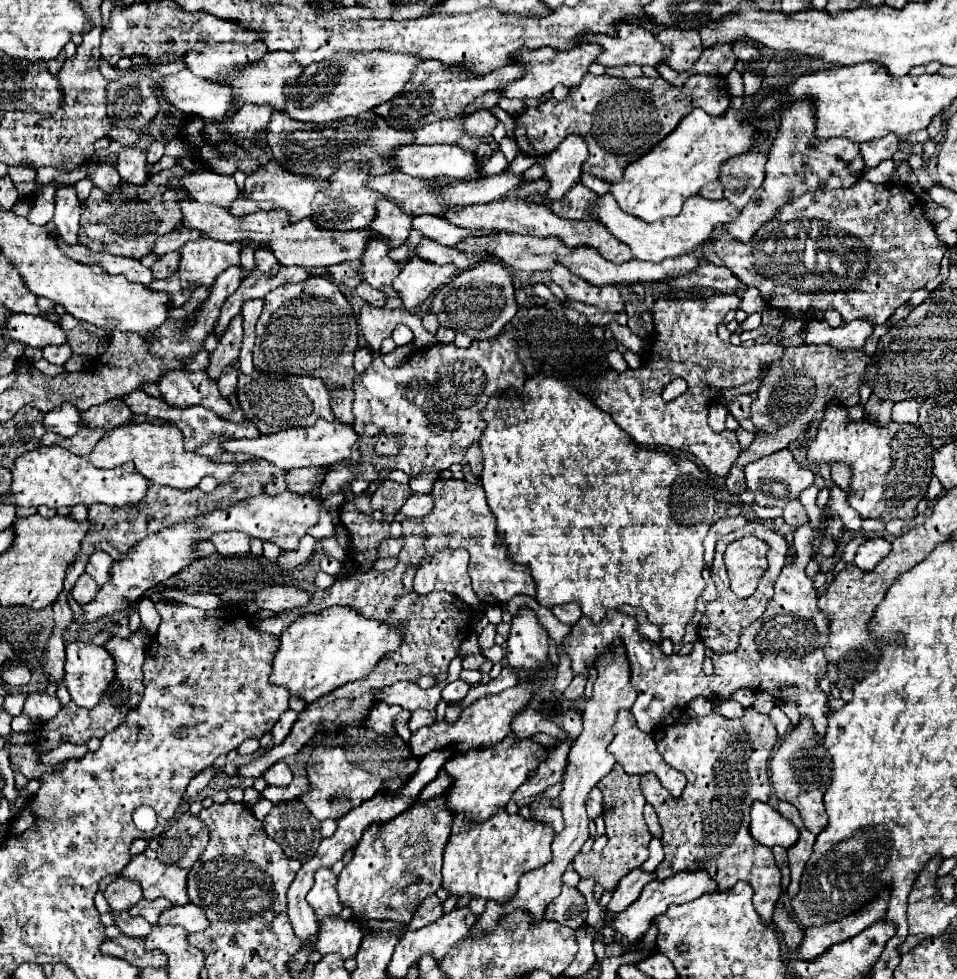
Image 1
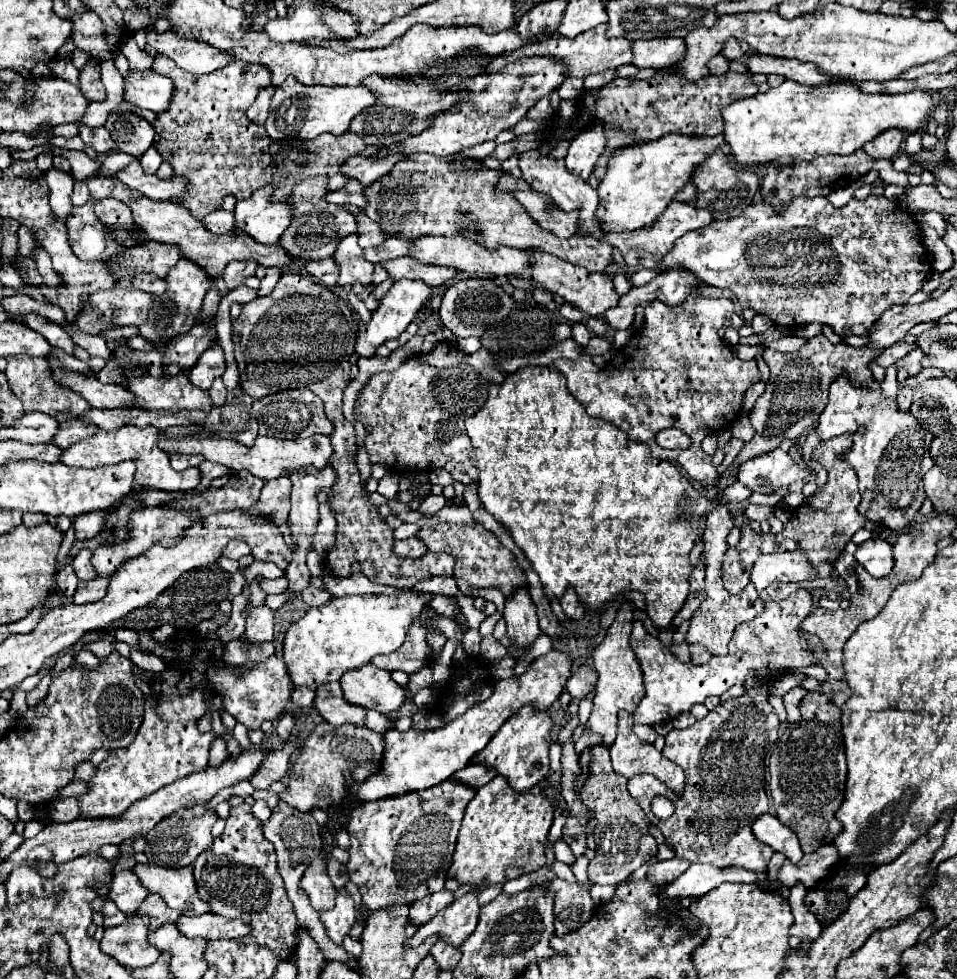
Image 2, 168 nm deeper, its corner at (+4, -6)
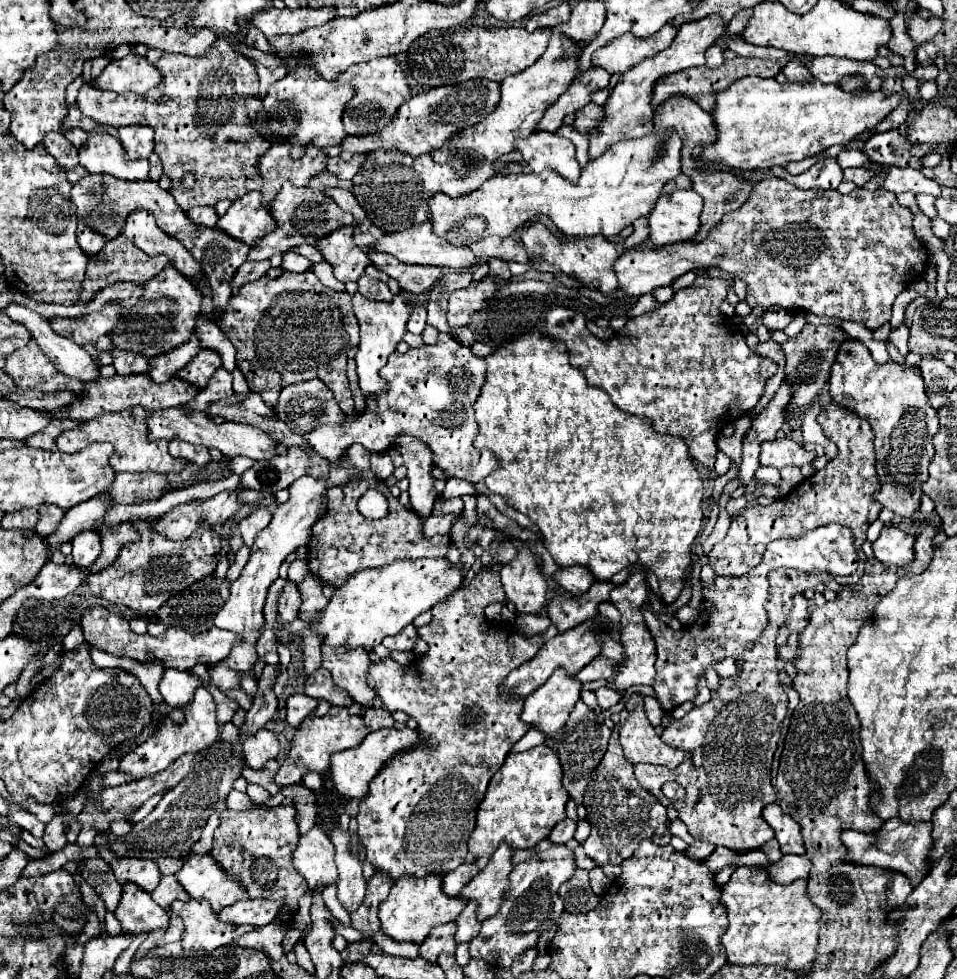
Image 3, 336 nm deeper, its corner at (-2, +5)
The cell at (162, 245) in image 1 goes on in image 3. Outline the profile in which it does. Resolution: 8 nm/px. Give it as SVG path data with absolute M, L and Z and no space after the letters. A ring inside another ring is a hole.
M124 235L106 241L104 249L94 255L88 261L86 269L86 279L82 283L82 291L78 297L78 303L88 303L100 293L104 287L120 281L130 281L136 285L144 285L146 281L138 279L148 279L148 255L144 255L132 241L128 241ZM146 259L146 275L140 275L142 261Z

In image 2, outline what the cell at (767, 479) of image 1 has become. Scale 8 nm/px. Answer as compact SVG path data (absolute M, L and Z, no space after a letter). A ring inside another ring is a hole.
M774 450L744 462L744 466L740 466L738 480L752 492L772 494L788 488L796 480L804 480L806 474L806 468L798 466L786 452Z

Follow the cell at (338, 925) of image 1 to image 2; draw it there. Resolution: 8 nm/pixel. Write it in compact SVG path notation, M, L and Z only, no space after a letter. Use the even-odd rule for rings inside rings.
M344 890L338 892L336 906L330 912L322 912L320 914L320 920L322 920L324 928L326 928L328 938L334 944L340 946L342 940L344 940L344 936L350 932L352 924L356 922L356 910L354 910L352 898Z

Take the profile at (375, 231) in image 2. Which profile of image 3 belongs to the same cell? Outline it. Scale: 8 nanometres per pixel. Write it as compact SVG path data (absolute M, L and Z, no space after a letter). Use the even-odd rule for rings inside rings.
M338 187L336 189L324 189L324 195L328 195L342 211L352 213L358 227L362 227L364 231L368 231L368 227L372 227L372 221L364 215L364 209L356 203L356 197L348 189L338 189Z

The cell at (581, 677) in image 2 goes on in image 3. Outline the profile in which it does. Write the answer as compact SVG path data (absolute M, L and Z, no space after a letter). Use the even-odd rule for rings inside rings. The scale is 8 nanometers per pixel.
M600 655L592 663L588 663L582 671L578 671L576 679L580 679L582 683L596 681L596 679L610 679L616 675L616 667L618 667L616 661L610 661L608 657Z

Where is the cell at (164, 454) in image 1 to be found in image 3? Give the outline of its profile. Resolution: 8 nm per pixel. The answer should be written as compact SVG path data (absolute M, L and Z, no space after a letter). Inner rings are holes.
M130 407L122 413L108 413L108 415L88 419L84 423L80 423L78 427L60 433L56 437L56 447L62 453L76 453L94 441L108 441L114 445L114 457L110 459L110 465L114 467L114 471L138 471L138 473L160 471L160 473L164 473L164 471L180 471L180 467L184 467L184 463L188 463L188 461L170 457L166 441L148 439L146 411L142 407Z

